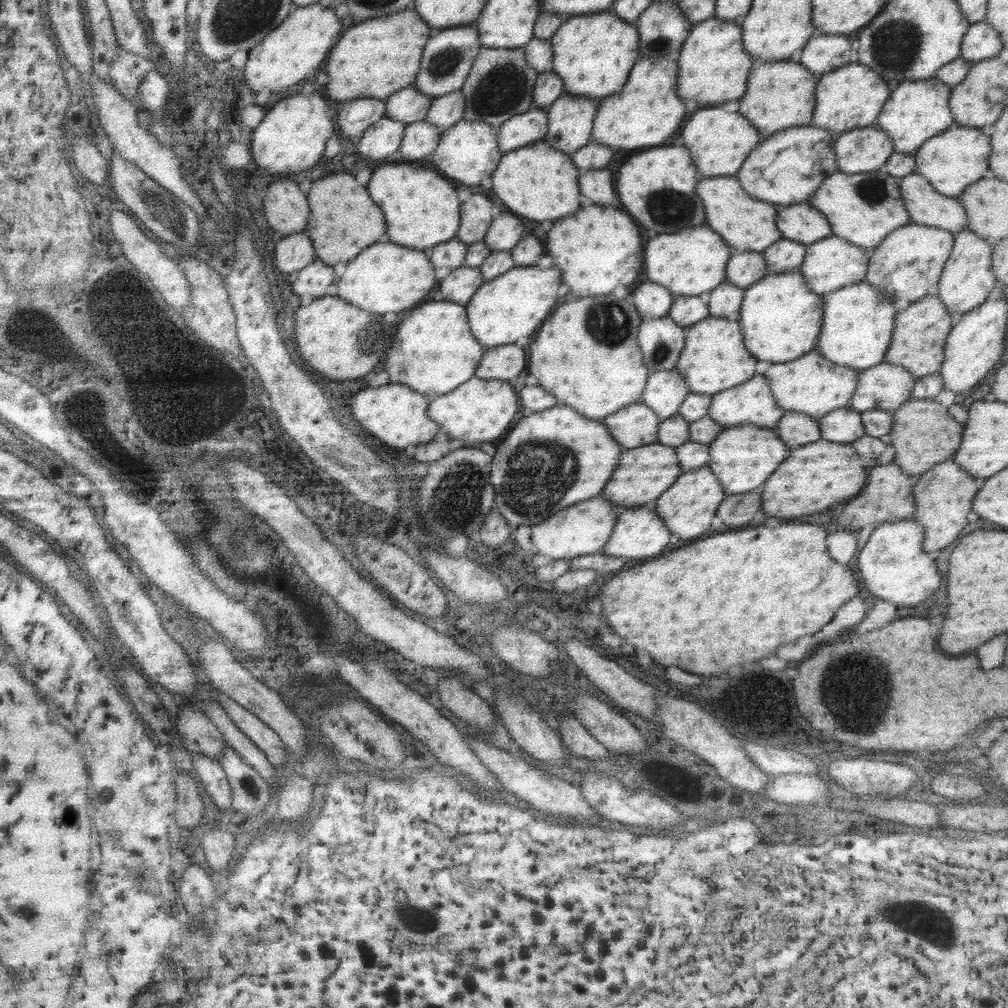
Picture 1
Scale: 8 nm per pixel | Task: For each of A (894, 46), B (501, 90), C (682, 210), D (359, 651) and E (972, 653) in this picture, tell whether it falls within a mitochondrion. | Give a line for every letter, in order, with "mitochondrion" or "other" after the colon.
A: mitochondrion
B: mitochondrion
C: mitochondrion
D: other
E: other

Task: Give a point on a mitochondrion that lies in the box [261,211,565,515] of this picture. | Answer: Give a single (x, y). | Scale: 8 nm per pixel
(366, 331)

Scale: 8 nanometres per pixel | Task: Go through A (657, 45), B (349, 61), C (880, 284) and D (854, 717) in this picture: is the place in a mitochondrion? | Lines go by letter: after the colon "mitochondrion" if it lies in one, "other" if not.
A: mitochondrion
B: other
C: other
D: mitochondrion

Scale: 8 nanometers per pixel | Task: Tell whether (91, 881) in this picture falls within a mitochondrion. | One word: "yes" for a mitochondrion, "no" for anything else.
no

